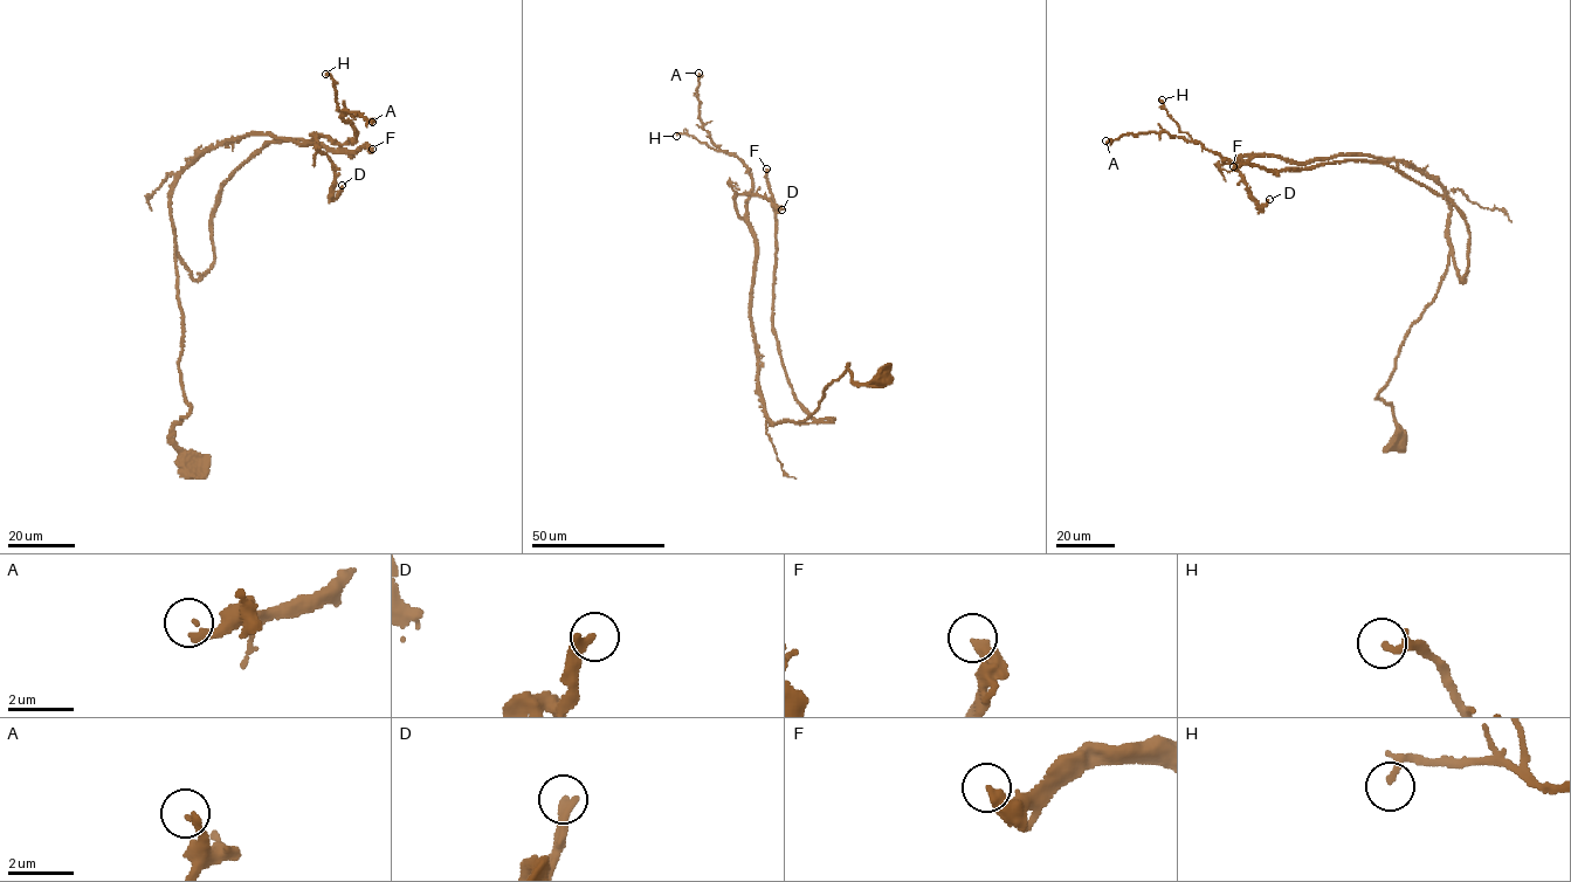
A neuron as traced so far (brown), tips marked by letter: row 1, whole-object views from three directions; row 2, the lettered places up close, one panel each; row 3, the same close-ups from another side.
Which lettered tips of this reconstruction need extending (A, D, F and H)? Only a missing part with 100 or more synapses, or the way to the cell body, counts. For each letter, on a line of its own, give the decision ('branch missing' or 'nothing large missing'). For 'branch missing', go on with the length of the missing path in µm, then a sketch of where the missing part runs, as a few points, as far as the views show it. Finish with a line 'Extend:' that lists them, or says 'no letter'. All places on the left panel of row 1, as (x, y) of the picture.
A: nothing large missing
D: nothing large missing
F: nothing large missing
H: nothing large missing
Extend: no letter

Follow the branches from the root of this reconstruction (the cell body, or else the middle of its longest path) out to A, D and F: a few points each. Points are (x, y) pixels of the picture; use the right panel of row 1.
A: (1399, 442), (1378, 394), (1445, 275), (1442, 188), (1401, 162), (1369, 156), (1239, 163), (1168, 132), (1106, 140)
D: (1399, 442), (1378, 394), (1445, 275), (1448, 198), (1401, 162), (1244, 156), (1249, 195), (1261, 209), (1269, 199)
F: (1399, 442), (1392, 407), (1378, 394), (1452, 250), (1465, 280), (1463, 215), (1386, 164), (1233, 166)

